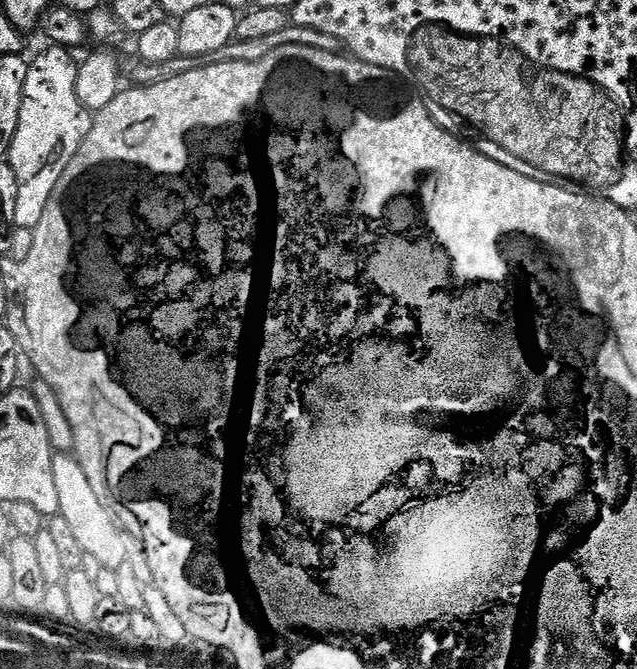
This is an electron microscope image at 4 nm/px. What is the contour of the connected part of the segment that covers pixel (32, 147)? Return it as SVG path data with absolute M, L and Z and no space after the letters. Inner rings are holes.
M62 47L46 48L45 52L31 57L18 130L6 157L18 180L18 198L11 218L15 227L33 229L42 222L46 202L50 202L50 194L54 194L54 186L58 186L62 170L66 170L66 166L70 166L70 158L78 154L94 119L93 113L78 102L78 64L75 59L72 61L73 53Z

